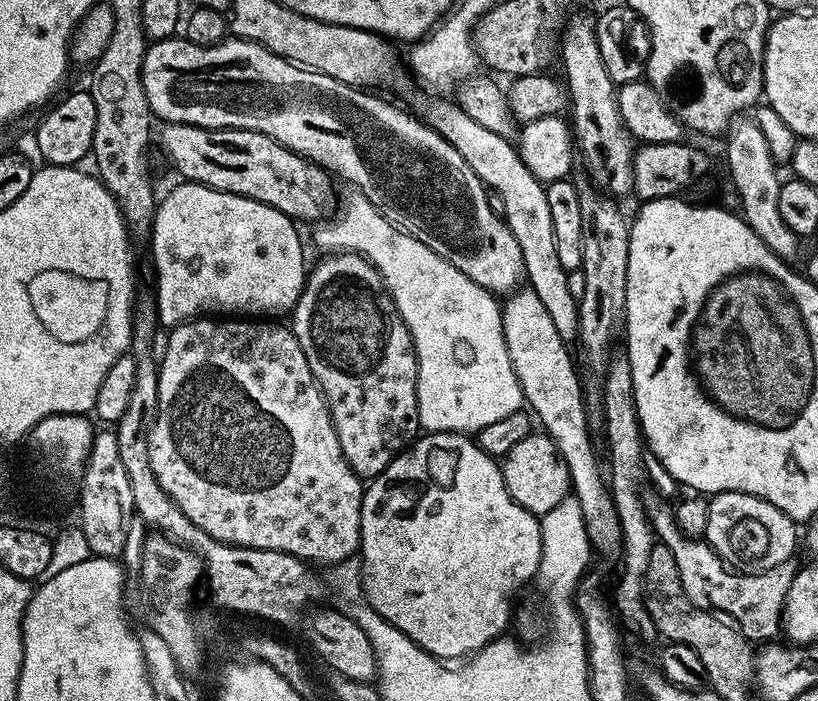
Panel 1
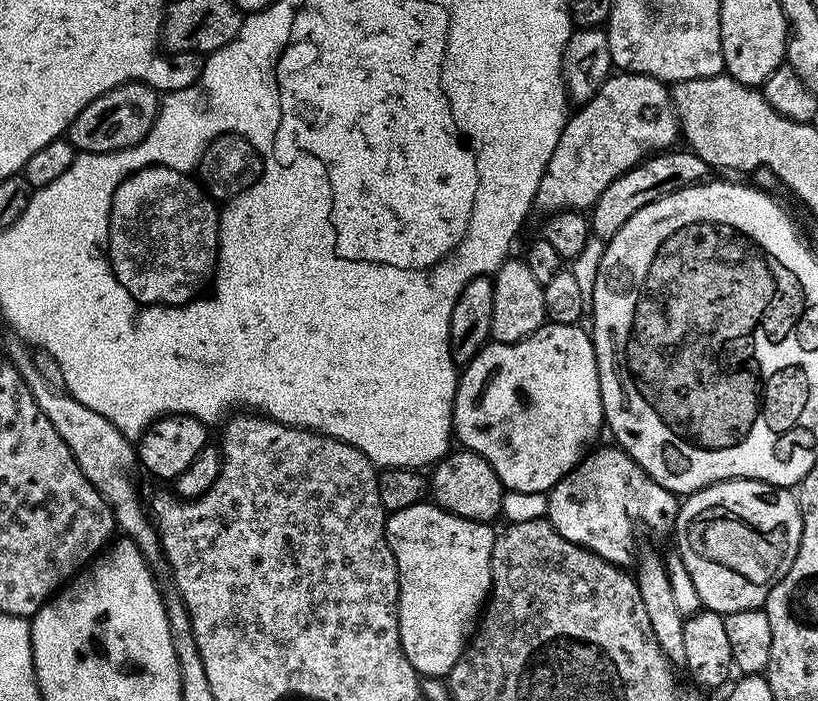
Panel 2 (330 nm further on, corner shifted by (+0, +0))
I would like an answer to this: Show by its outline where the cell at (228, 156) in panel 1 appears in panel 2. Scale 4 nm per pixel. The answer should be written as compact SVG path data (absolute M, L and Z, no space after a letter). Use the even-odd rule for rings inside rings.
M143 82L123 84L106 94L102 94L98 98L94 98L94 102L90 102L90 106L82 109L74 118L74 122L68 125L66 138L75 146L77 153L117 152L123 148L133 148L135 144L142 142L142 138L148 136L149 130L152 129L152 124L156 121L160 102L161 97L158 95L156 89L149 88Z

